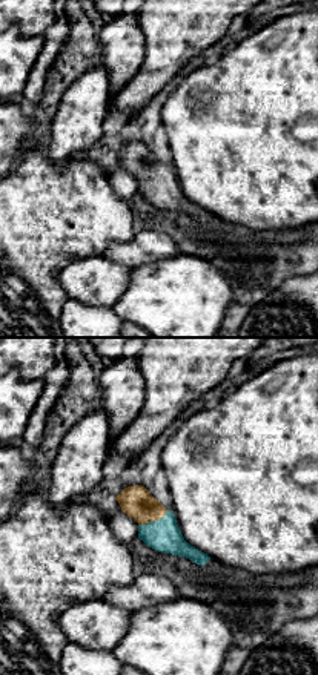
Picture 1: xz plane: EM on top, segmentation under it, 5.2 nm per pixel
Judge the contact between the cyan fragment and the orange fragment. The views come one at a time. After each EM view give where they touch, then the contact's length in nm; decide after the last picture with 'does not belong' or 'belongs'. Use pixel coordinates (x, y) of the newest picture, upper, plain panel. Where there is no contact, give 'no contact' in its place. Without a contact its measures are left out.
meets cyan at (154, 178); contact 180 nm long

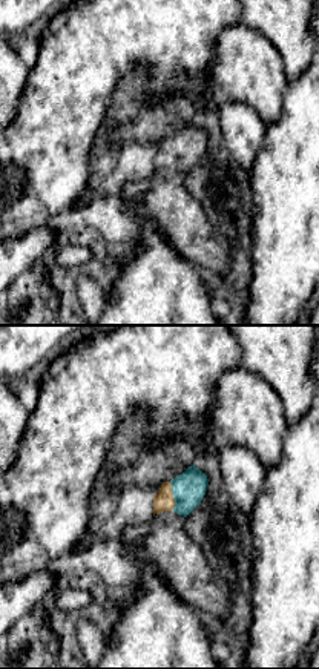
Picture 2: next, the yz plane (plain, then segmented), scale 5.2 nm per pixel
meets cyan at (174, 152); contact 150 nm long

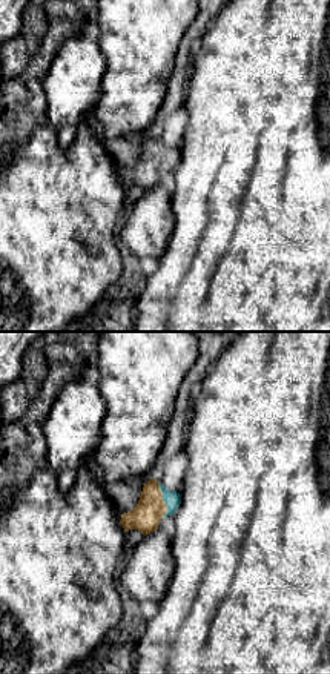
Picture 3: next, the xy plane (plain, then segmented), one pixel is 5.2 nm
meets cyan at (163, 155); contact 190 nm long

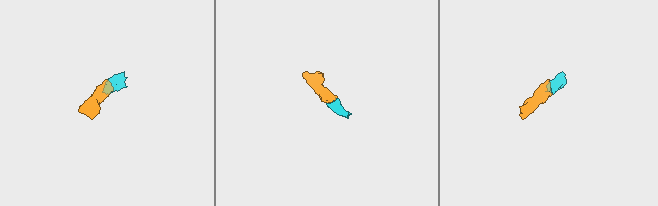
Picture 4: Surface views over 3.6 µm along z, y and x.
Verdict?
belongs

